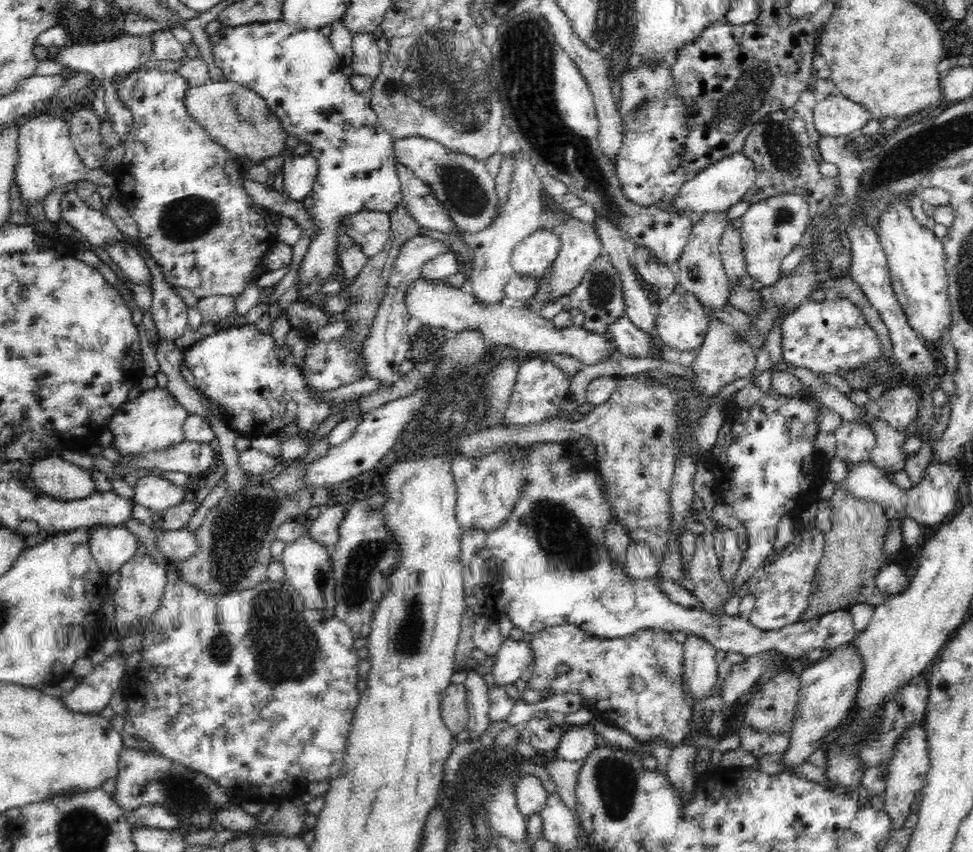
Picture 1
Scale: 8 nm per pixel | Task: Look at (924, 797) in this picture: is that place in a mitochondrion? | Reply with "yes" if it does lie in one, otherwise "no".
no

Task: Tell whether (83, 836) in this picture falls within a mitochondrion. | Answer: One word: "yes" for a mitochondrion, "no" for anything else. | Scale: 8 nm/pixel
yes

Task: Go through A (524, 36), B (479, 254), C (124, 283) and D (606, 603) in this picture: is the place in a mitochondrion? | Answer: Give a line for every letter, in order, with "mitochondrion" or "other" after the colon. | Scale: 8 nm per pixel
A: mitochondrion
B: other
C: other
D: other

